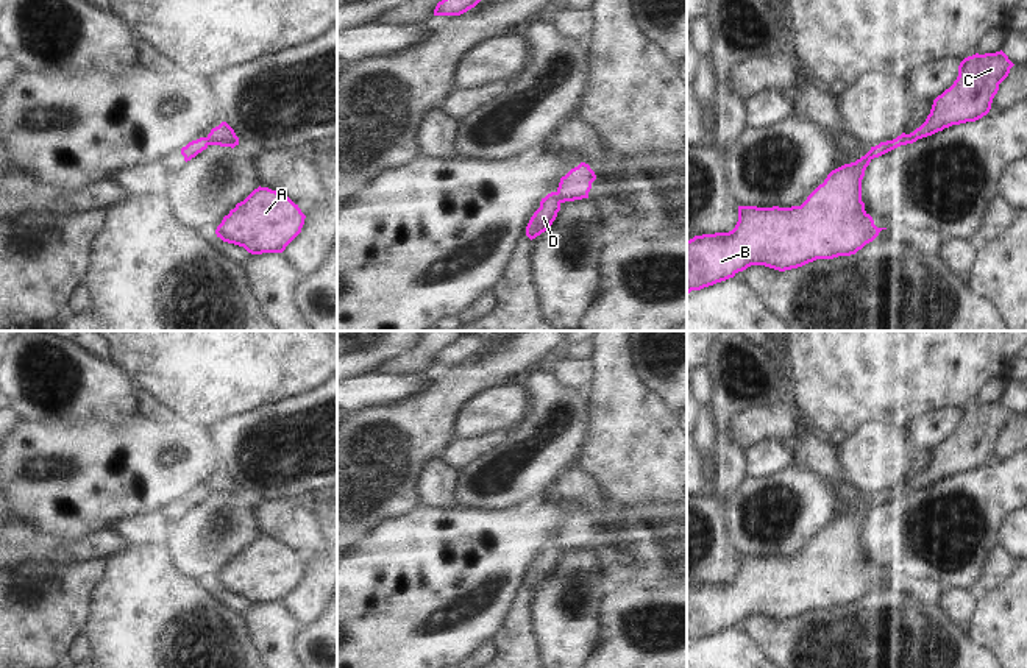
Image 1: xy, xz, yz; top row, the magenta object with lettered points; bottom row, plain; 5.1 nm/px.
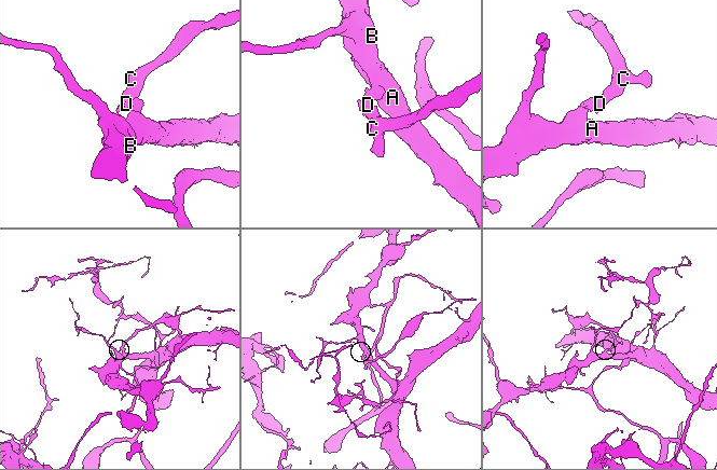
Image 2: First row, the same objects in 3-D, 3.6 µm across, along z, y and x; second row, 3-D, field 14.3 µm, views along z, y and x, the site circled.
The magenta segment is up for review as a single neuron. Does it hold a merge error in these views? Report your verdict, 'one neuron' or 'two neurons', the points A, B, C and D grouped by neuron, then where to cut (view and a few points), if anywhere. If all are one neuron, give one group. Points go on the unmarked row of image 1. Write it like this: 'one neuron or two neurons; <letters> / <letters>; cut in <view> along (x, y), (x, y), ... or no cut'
two neurons; A B / C D; cut in yz along (907, 484), (898, 495)

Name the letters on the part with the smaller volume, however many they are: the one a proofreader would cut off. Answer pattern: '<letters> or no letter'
C, D

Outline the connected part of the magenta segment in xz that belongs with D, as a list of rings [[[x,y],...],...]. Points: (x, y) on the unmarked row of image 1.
[[[556,542],[548,543],[540,551],[540,557],[531,567],[526,576],[526,585],[532,590],[542,582],[545,582],[557,567],[560,560],[560,551]]]

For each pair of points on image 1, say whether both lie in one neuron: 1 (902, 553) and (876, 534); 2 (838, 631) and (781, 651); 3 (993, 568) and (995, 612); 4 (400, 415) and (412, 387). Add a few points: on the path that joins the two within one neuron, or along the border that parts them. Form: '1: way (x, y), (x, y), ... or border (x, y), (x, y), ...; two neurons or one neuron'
1: way (896, 547), (882, 536); one neuron
2: way (824, 645), (821, 648), (795, 648); one neuron
3: border (1010, 578), (979, 596); two neurons
4: border (434, 372), (419, 392), (372, 406); two neurons

